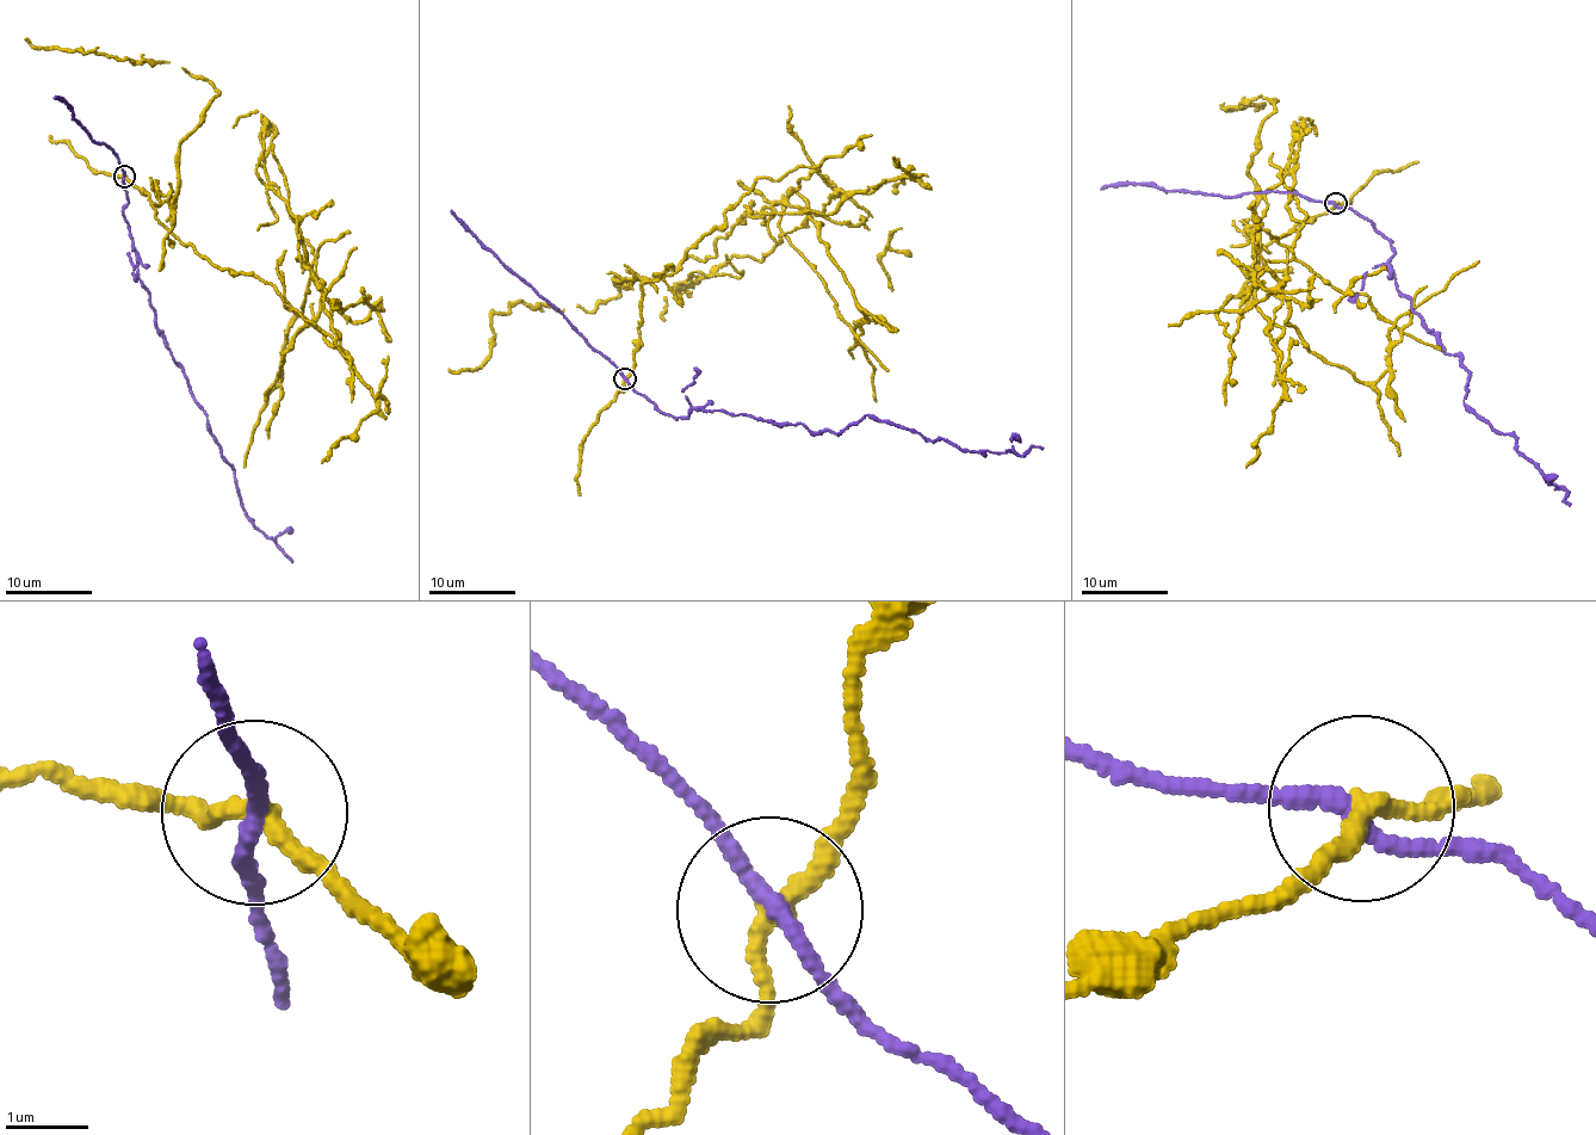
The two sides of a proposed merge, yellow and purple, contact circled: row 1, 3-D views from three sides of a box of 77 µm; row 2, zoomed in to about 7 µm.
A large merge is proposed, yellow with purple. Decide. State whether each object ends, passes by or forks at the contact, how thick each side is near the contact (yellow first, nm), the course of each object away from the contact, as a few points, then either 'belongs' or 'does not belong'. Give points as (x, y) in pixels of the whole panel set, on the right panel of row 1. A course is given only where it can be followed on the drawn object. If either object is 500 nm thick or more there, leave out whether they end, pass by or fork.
yellow passes by; purple passes by; 240 nm thick on the yellow side, 180 nm on the other; yellow runs (1336, 204), (1255, 254), (1216, 316), (1232, 339), (1291, 251), (1393, 324), (1478, 260); purple runs (1336, 204), (1389, 241), (1395, 287), (1468, 374), (1466, 406), (1514, 437), (1516, 451), (1564, 488), (1570, 506); does not belong

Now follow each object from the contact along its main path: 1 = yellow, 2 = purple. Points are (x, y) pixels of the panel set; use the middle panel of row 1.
1: (625, 380), (642, 283), (760, 177), (817, 165), (786, 236), (853, 327), (876, 401)
2: (625, 380), (674, 417), (687, 418), (698, 408), (837, 432), (871, 415), (971, 451), (1044, 448)

